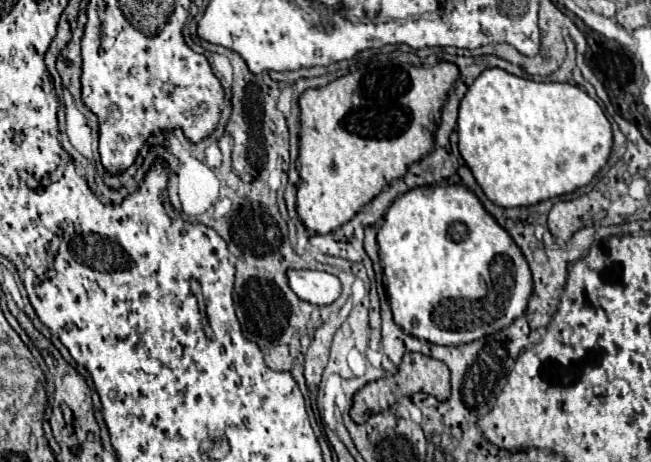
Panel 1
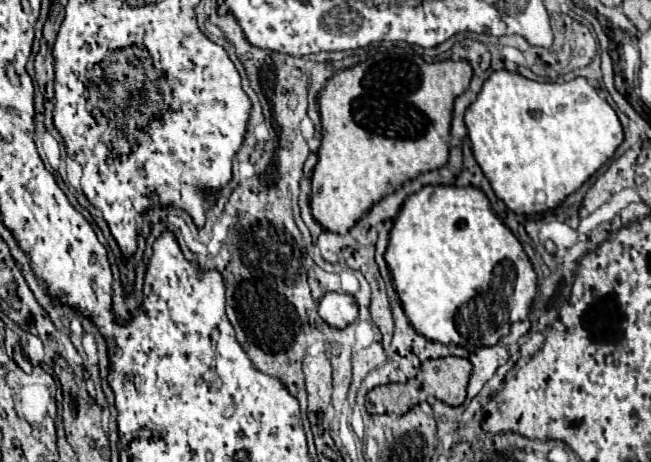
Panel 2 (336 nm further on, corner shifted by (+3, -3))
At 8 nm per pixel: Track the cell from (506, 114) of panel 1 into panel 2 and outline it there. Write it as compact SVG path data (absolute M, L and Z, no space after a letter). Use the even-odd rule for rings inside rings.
M495 71L485 83L477 99L465 111L467 135L473 157L489 179L497 199L517 215L541 213L559 205L567 195L575 193L605 161L613 157L623 143L623 129L613 107L597 95L583 77L565 83L539 83L519 73Z

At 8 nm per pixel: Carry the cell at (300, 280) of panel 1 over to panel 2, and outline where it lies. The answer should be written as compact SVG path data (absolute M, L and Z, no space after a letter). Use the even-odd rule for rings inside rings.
M325 293L319 303L319 315L331 327L345 327L357 317L357 303L347 293Z

